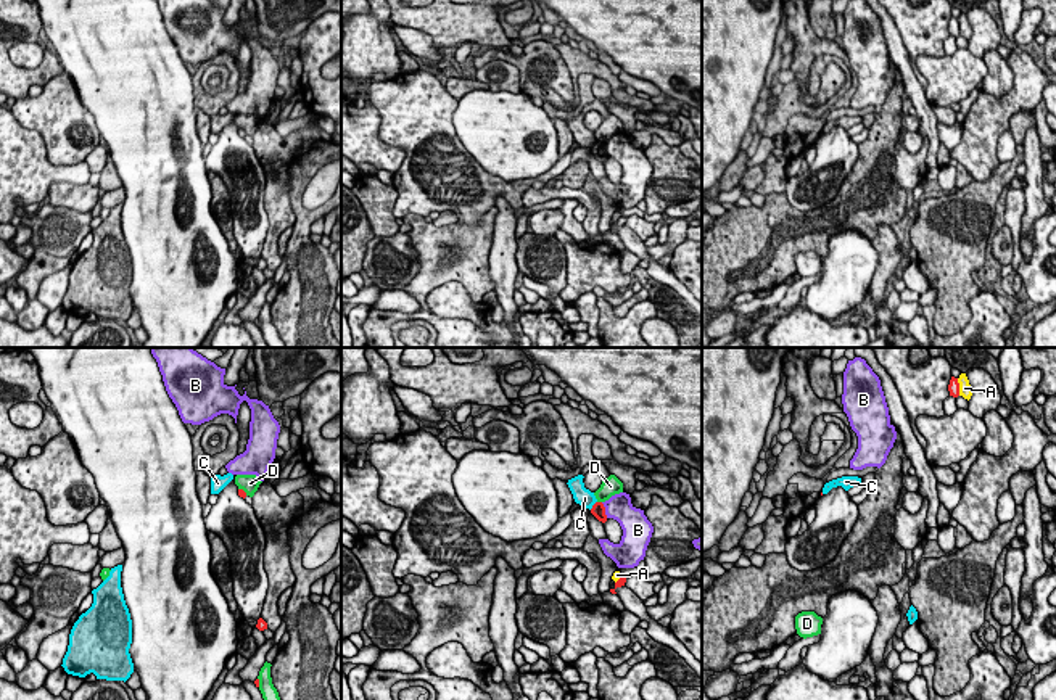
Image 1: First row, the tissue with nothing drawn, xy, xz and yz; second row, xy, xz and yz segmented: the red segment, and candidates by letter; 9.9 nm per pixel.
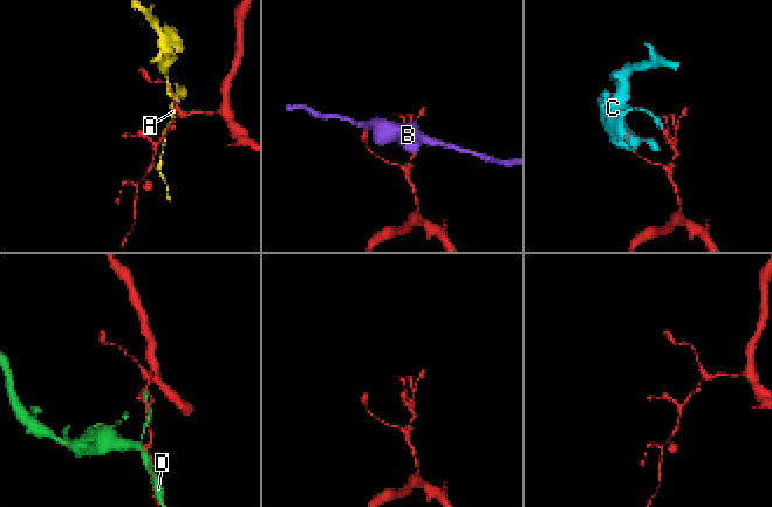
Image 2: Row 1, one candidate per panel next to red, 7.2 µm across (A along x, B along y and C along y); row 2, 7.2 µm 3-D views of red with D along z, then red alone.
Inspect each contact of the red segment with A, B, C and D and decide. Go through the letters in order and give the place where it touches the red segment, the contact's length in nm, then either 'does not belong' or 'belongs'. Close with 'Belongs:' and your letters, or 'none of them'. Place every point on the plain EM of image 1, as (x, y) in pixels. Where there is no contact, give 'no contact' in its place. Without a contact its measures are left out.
A: yz (958, 26) | 180 nm | does not belong
B: xz (604, 150) | 170 nm | does not belong
C: xz (593, 145) | 120 nm | does not belong
D: xz (599, 142) | 50 nm | does not belong
Belongs: none of them

